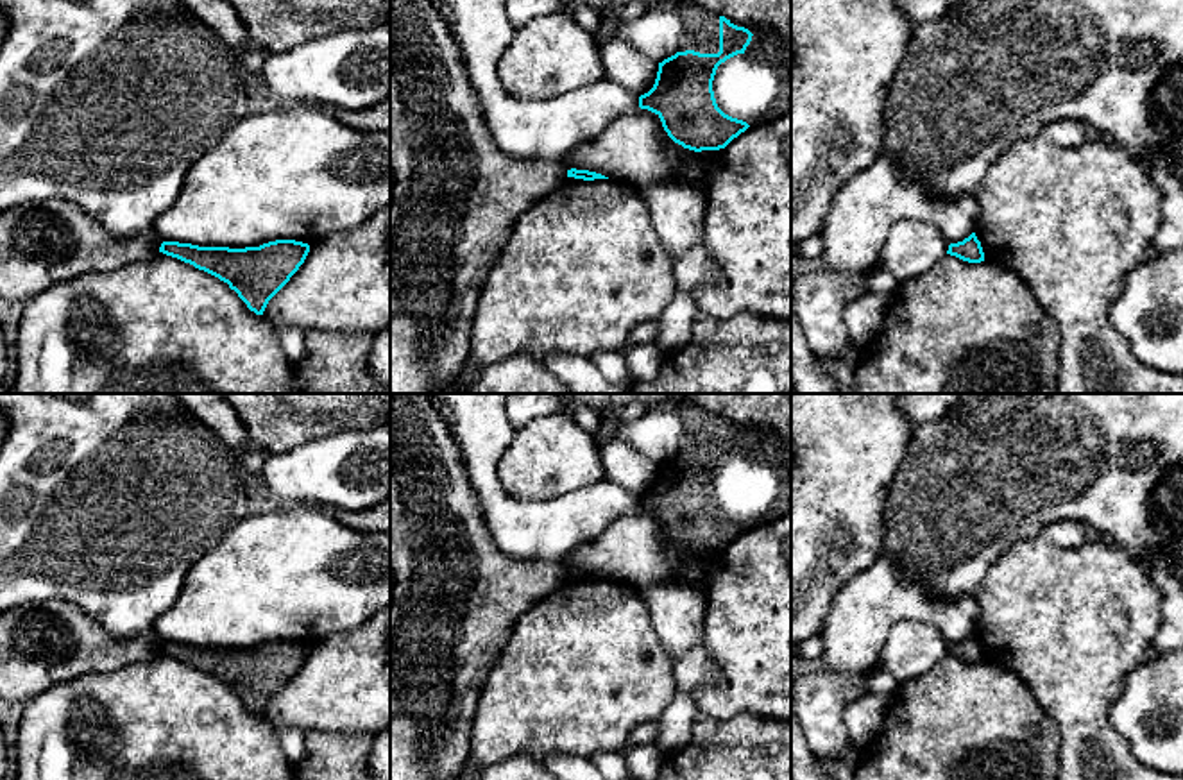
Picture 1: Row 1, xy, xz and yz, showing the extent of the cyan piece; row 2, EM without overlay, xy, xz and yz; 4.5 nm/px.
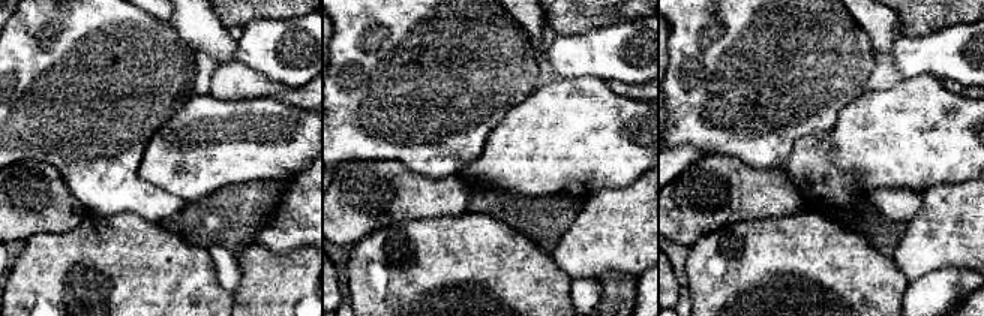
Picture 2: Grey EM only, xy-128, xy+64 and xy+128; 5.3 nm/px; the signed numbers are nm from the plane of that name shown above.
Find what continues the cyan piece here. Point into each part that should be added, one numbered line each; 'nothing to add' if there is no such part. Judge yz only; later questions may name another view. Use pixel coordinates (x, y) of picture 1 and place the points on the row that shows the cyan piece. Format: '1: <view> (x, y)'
nothing to add

